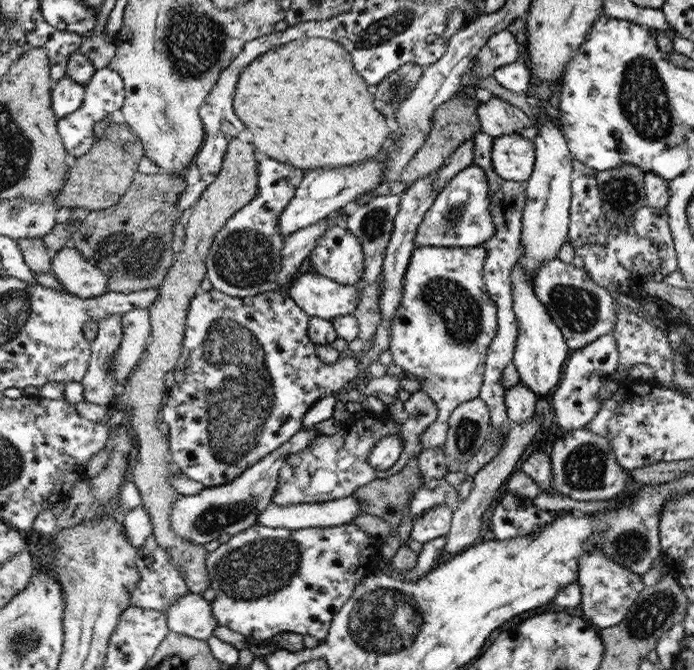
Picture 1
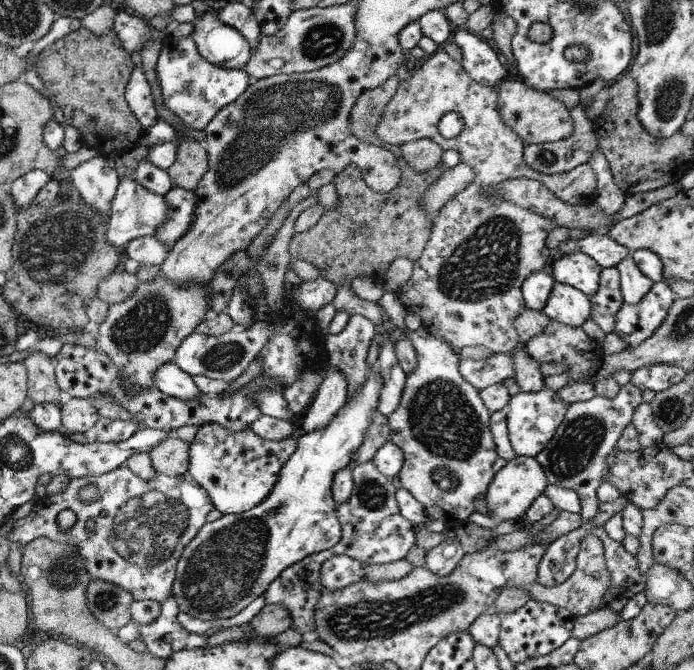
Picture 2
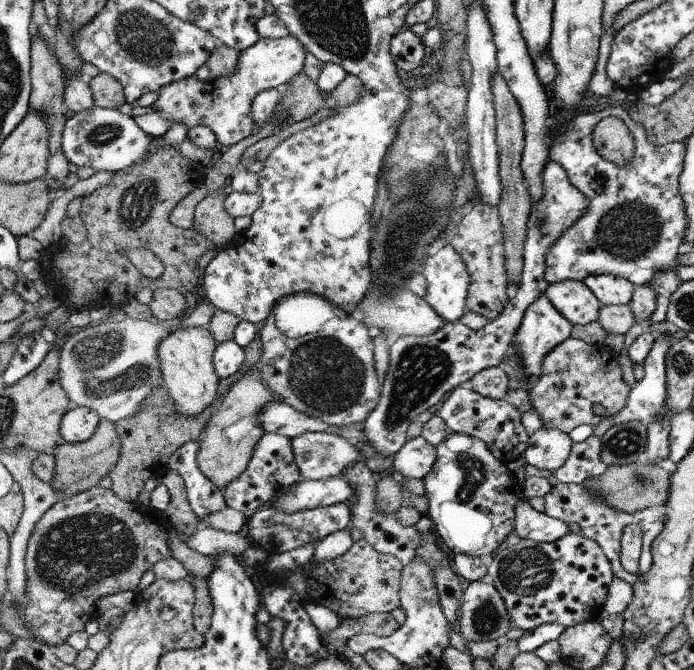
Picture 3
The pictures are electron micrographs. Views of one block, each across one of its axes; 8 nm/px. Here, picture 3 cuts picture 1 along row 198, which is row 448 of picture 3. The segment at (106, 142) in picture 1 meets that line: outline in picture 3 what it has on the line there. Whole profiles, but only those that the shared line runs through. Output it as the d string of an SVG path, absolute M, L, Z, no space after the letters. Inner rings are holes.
M103 419L99 428L87 440L81 443L61 443L52 451L55 456L55 473L49 482L56 492L58 500L72 498L81 492L86 492L99 484L103 476L117 463L120 452L120 439L113 422Z

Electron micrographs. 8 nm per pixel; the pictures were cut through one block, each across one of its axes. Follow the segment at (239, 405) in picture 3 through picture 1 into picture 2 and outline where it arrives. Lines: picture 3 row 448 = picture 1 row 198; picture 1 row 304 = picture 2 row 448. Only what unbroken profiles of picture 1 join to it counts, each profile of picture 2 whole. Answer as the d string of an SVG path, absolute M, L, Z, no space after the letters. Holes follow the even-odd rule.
M172 434L161 440L150 452L151 463L158 474L179 477L190 471L191 445Z

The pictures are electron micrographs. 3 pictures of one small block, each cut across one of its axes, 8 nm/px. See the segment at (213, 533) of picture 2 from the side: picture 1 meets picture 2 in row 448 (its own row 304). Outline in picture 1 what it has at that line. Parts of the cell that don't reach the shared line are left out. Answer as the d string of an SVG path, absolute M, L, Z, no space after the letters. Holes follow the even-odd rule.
M306 271L299 273L289 288L286 290L292 300L303 309L311 318L312 316L323 317L324 320L331 320L338 316L353 314L361 297L361 286L346 287L331 280L330 277L321 276L319 273Z

